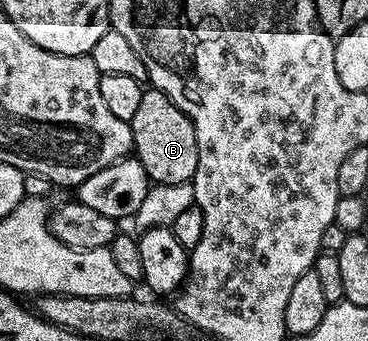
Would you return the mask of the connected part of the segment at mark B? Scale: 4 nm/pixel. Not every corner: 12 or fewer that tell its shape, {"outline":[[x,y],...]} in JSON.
{"outline":[[144,90],[133,155],[152,184],[190,183],[197,133],[165,93]]}

